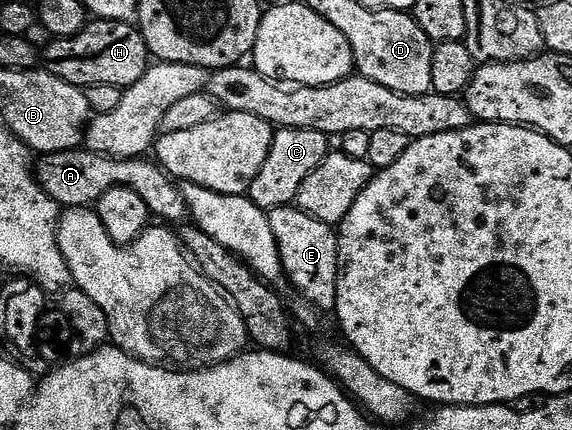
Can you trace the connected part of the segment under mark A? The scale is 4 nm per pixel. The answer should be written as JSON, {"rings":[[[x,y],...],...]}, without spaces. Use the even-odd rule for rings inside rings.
{"rings":[[[76,150],[73,152],[48,152],[42,157],[43,160],[37,164],[37,179],[41,187],[48,192],[56,204],[64,209],[69,208],[85,208],[88,206],[98,205],[101,194],[105,194],[114,188],[131,188],[137,194],[141,194],[141,198],[145,202],[145,206],[151,212],[152,217],[158,218],[160,221],[171,222],[167,220],[179,220],[182,216],[188,215],[187,203],[183,201],[183,193],[180,185],[176,183],[172,177],[168,176],[158,163],[152,162],[147,158],[136,158],[133,160],[117,160],[110,156],[100,156],[98,152],[90,150]]]}

